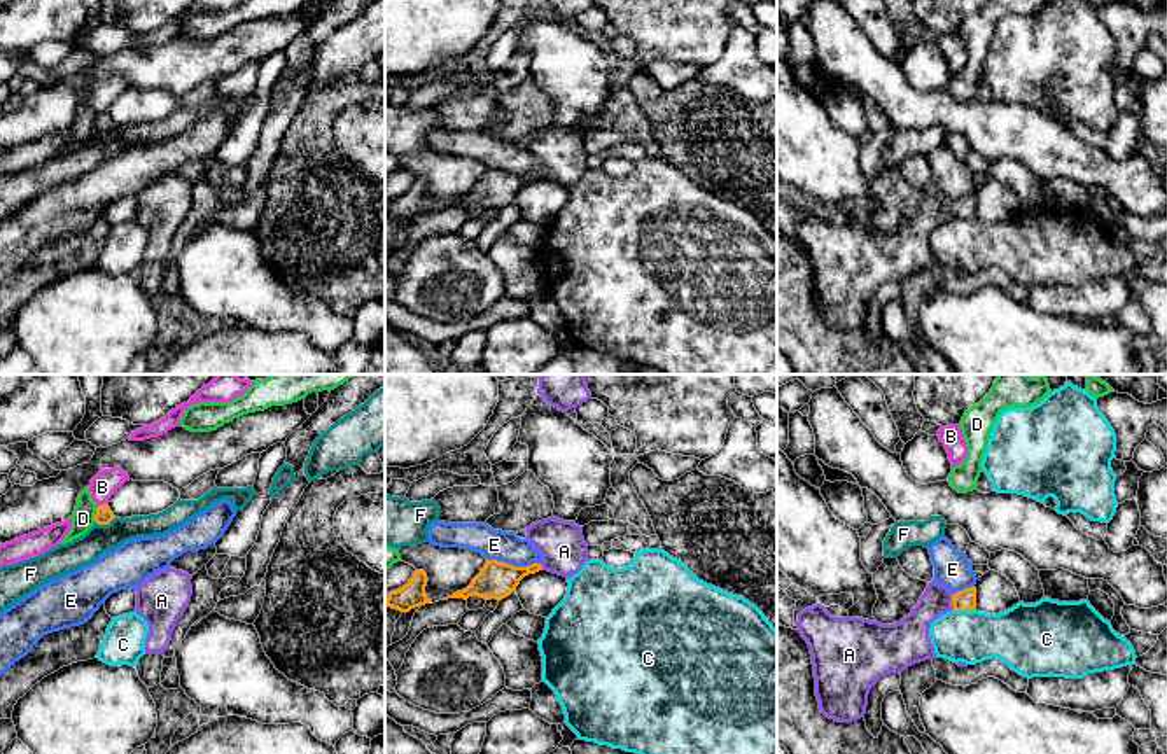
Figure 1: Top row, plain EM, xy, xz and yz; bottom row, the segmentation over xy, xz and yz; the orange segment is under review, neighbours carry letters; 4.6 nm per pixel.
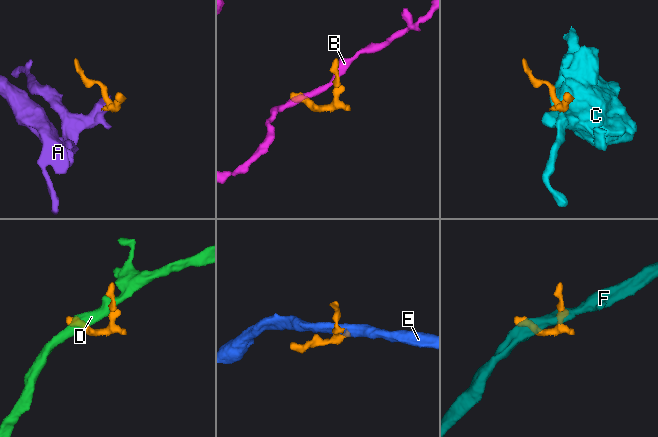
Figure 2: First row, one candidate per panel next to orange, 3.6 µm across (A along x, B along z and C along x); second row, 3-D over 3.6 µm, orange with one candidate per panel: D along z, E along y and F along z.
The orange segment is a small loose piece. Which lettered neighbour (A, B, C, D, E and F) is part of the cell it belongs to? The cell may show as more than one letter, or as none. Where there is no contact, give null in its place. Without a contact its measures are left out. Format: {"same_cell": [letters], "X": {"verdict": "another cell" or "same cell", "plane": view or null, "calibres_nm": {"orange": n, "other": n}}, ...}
{"same_cell": ["A"], "A": {"verdict": "same cell", "plane": "yz", "calibres_nm": {"orange": 100, "other": 180}}, "B": {"verdict": "another cell", "plane": "xy", "calibres_nm": {"orange": 80, "other": 120}}, "C": {"verdict": "another cell", "plane": "yz", "calibres_nm": {"orange": 100, "other": 240}}, "D": {"verdict": "another cell", "plane": "xy", "calibres_nm": {"orange": 80, "other": 110}}, "E": {"verdict": "another cell", "plane": "xz", "calibres_nm": {"orange": 170, "other": 140}}, "F": {"verdict": "another cell", "plane": "xy", "calibres_nm": {"orange": 80, "other": 140}}}

